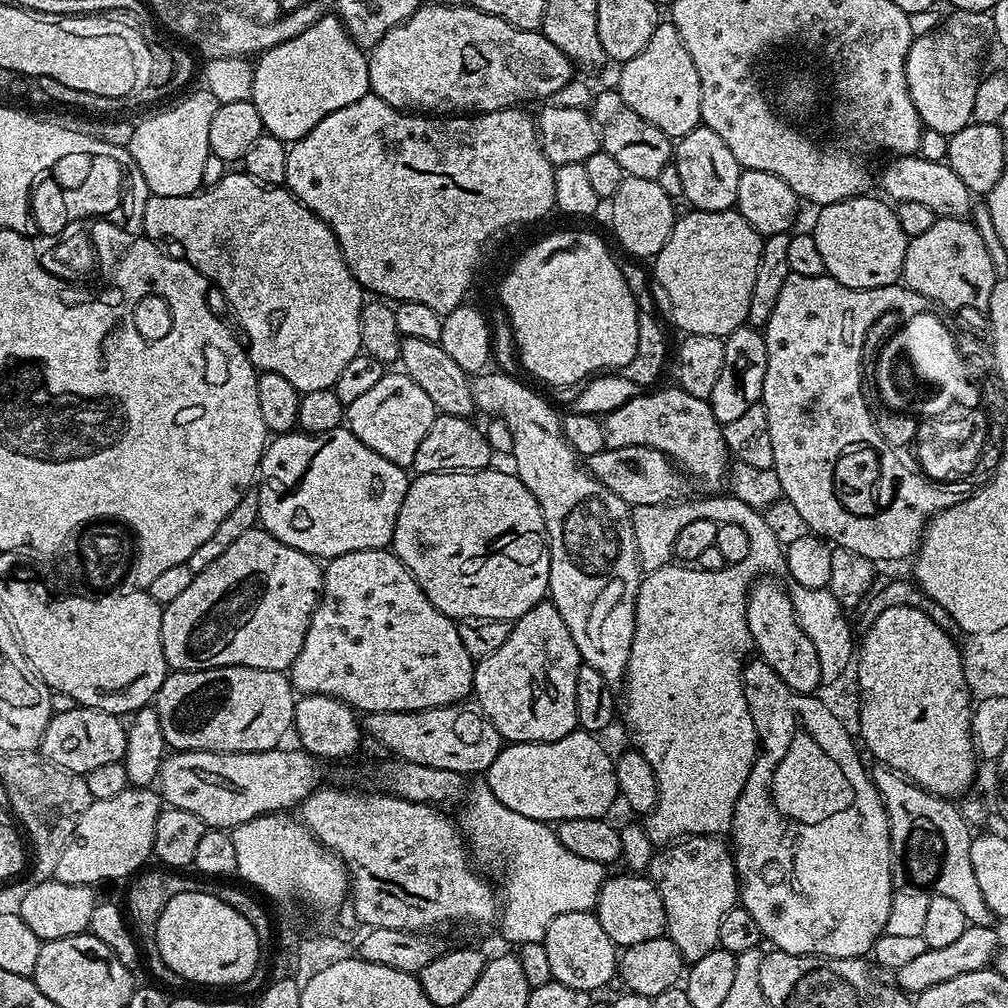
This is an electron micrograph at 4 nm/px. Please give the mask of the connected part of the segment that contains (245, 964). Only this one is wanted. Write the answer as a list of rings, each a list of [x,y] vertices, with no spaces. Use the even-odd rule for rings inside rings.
[[[189,890],[186,894],[178,894],[166,902],[166,910],[158,918],[156,927],[158,954],[162,954],[162,962],[173,977],[181,976],[192,984],[236,984],[243,986],[247,980],[257,975],[256,967],[260,964],[262,945],[249,917],[238,914],[234,906],[226,906],[215,891],[196,892]]]

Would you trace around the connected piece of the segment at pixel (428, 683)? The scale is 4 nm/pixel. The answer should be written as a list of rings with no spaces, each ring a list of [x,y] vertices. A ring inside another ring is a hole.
[[[382,548],[358,550],[333,556],[323,569],[324,586],[320,602],[310,618],[306,642],[298,650],[290,669],[293,689],[305,696],[333,696],[346,702],[357,713],[382,710],[426,710],[469,699],[472,691],[474,661],[466,654],[462,638],[458,638],[457,621],[442,614],[426,598],[412,571],[396,557],[395,552]]]

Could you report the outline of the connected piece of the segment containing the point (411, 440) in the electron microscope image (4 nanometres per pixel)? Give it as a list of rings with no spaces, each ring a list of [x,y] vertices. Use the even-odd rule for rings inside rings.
[[[389,371],[375,386],[370,386],[366,394],[361,394],[355,402],[346,406],[346,427],[374,454],[382,454],[386,462],[394,462],[399,468],[411,469],[414,453],[422,438],[426,438],[426,430],[436,421],[437,411],[434,402],[430,402],[422,386],[414,382],[403,371]]]

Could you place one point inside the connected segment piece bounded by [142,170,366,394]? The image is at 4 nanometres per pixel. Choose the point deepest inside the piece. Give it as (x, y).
(281, 268)

